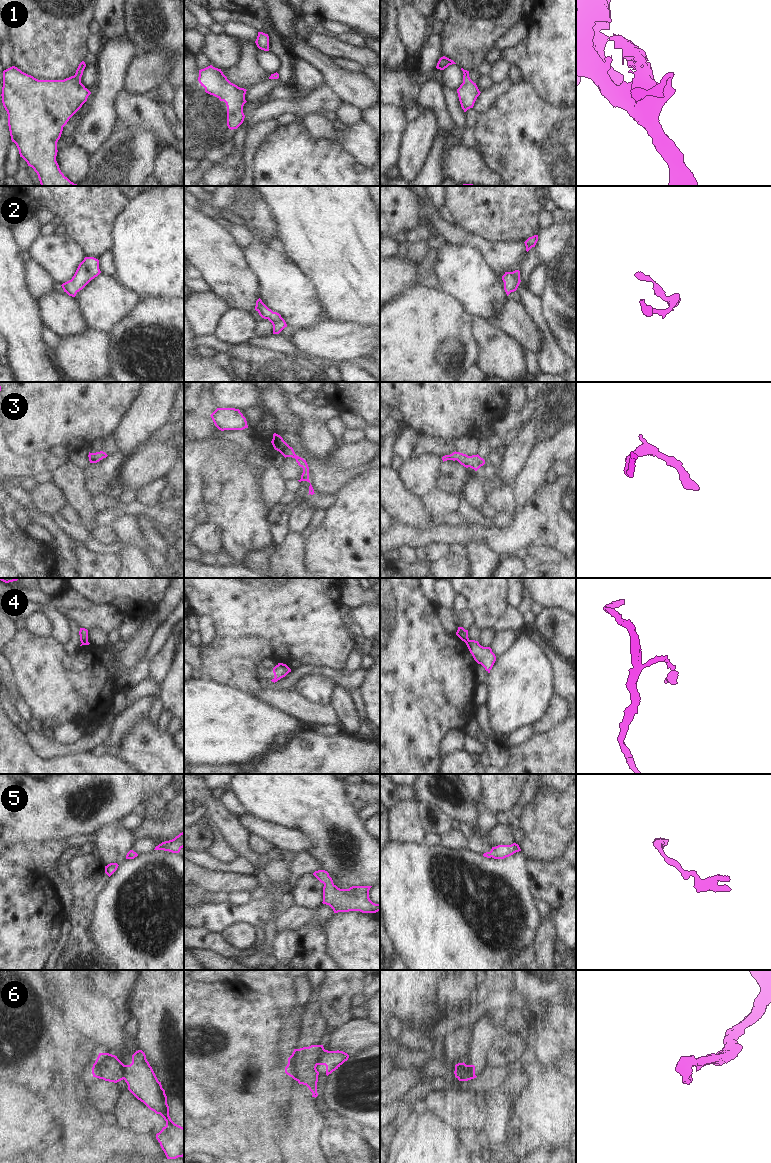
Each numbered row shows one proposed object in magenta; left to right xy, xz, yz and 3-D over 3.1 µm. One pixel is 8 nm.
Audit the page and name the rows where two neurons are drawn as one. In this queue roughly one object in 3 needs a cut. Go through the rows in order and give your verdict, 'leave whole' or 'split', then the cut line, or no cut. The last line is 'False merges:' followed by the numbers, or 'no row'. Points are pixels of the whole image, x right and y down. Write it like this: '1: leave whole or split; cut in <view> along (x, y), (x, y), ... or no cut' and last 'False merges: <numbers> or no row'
1: leave whole; no cut
2: leave whole; no cut
3: leave whole; no cut
4: split; cut in yz along (468, 639), (465, 642)
5: leave whole; no cut
6: split; cut in yz along (467, 1065), (467, 1075), (463, 1080)
False merges: 4, 6

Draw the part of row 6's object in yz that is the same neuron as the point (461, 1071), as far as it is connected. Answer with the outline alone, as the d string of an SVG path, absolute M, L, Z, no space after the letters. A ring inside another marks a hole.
M458 1063L455 1065L455 1077L459 1080L459 1081L464 1081L464 1078L467 1076L468 1074L468 1070L466 1068L466 1064L463 1063Z

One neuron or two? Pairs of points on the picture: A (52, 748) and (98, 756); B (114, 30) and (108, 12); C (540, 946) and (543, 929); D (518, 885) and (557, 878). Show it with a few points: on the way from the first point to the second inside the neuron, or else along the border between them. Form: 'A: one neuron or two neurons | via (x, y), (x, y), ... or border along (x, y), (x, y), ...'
A: two neurons | border along (99, 749), (68, 753), (56, 758)
B: one neuron | via (112, 26), (109, 16)
C: one neuron | via (543, 942), (543, 933)
D: two neurons | border along (525, 861), (528, 888), (530, 894), (536, 900)

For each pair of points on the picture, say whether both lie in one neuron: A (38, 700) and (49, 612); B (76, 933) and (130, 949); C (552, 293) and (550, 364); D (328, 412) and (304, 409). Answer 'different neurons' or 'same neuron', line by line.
A: different neurons
B: different neurons
C: different neurons
D: same neuron

